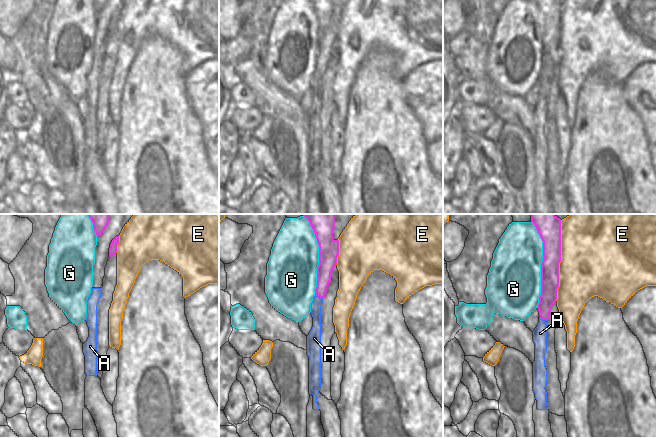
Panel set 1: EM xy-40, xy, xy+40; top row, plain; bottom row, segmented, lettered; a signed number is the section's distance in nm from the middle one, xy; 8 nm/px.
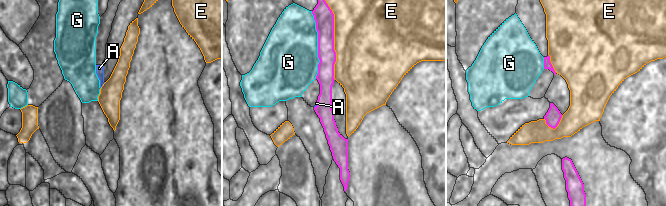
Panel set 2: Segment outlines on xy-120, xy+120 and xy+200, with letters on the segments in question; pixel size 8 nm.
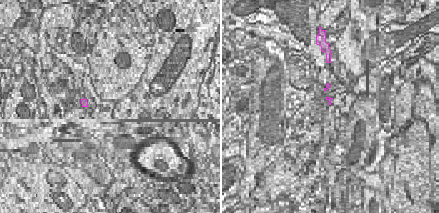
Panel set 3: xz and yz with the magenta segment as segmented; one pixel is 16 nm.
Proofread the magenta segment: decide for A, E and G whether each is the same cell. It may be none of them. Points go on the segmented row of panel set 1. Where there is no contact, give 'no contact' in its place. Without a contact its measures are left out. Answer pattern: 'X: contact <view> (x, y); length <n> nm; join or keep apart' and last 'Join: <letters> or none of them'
A: contact xy (319, 296); length 70 nm; keep apart
E: contact xy+40 (560, 260); length 650 nm; keep apart
G: contact xy+40 (541, 264); length 700 nm; keep apart
Join: none of them

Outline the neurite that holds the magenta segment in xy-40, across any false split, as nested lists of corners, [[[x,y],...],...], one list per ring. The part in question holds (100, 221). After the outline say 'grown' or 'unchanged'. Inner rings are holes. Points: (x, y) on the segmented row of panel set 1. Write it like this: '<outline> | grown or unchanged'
[[[87,214],[93,223],[93,229],[100,236],[109,223],[109,214]]] | unchanged

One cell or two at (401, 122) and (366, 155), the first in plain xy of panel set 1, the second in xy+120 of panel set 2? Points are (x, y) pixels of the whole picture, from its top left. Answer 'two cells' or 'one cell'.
one cell

